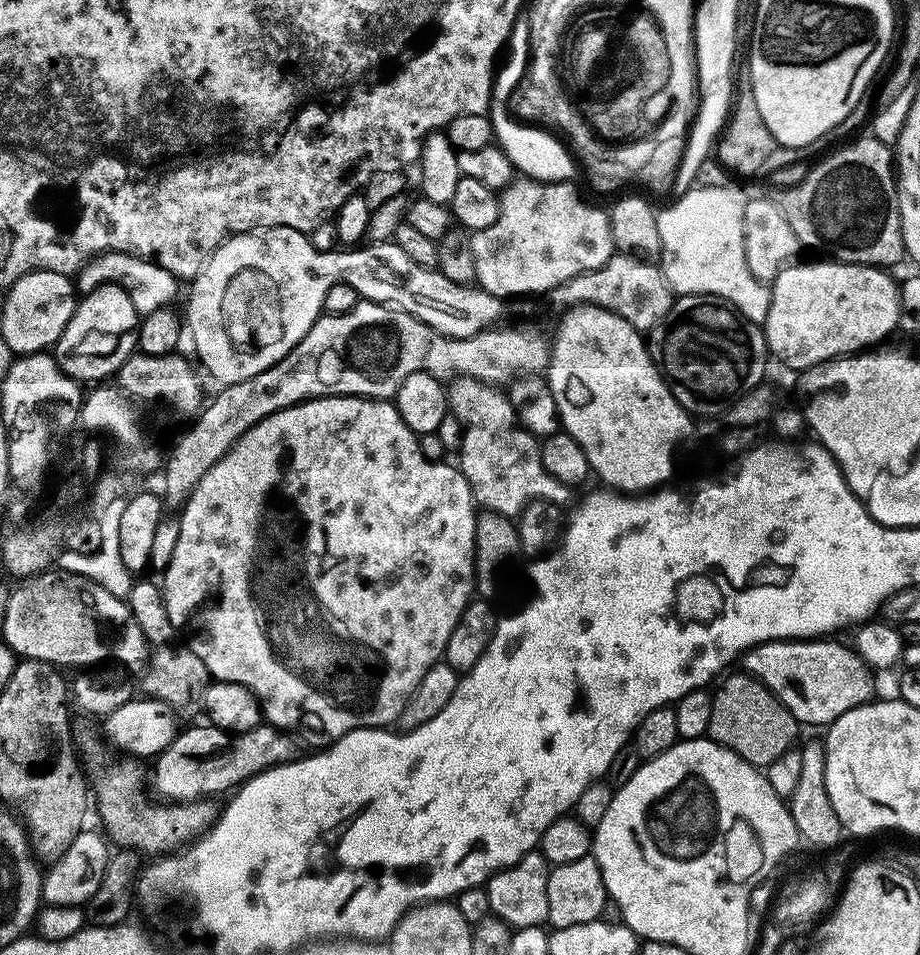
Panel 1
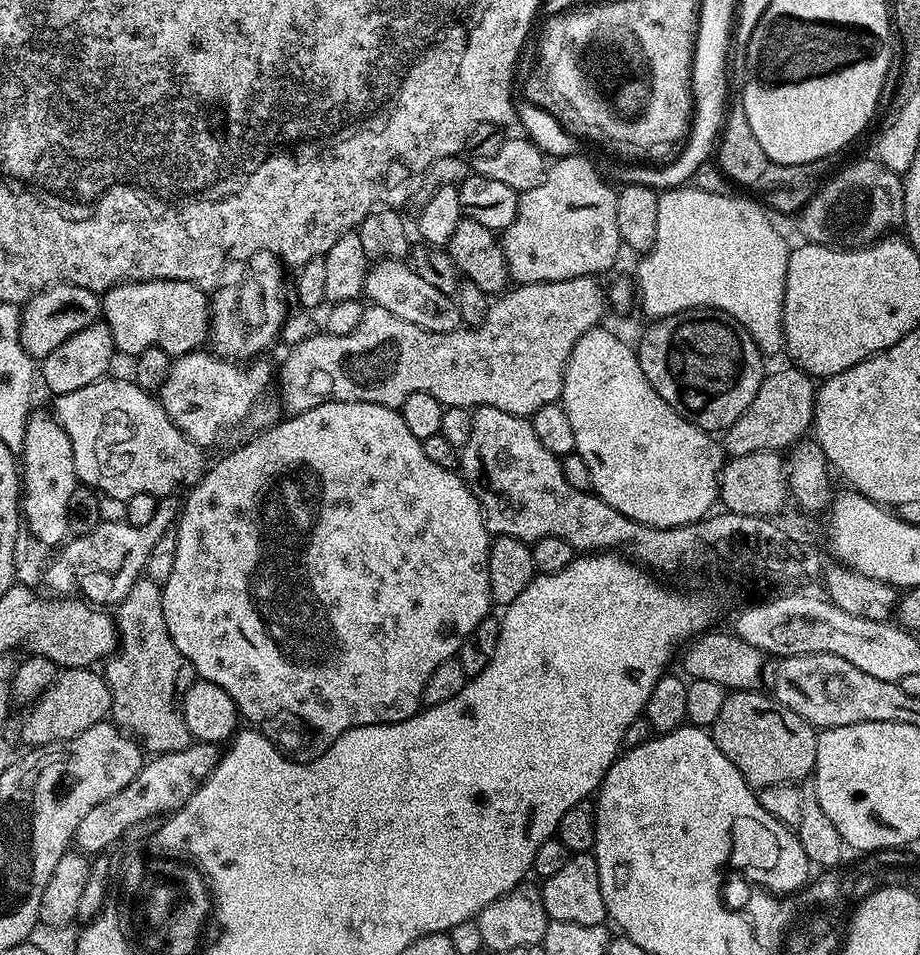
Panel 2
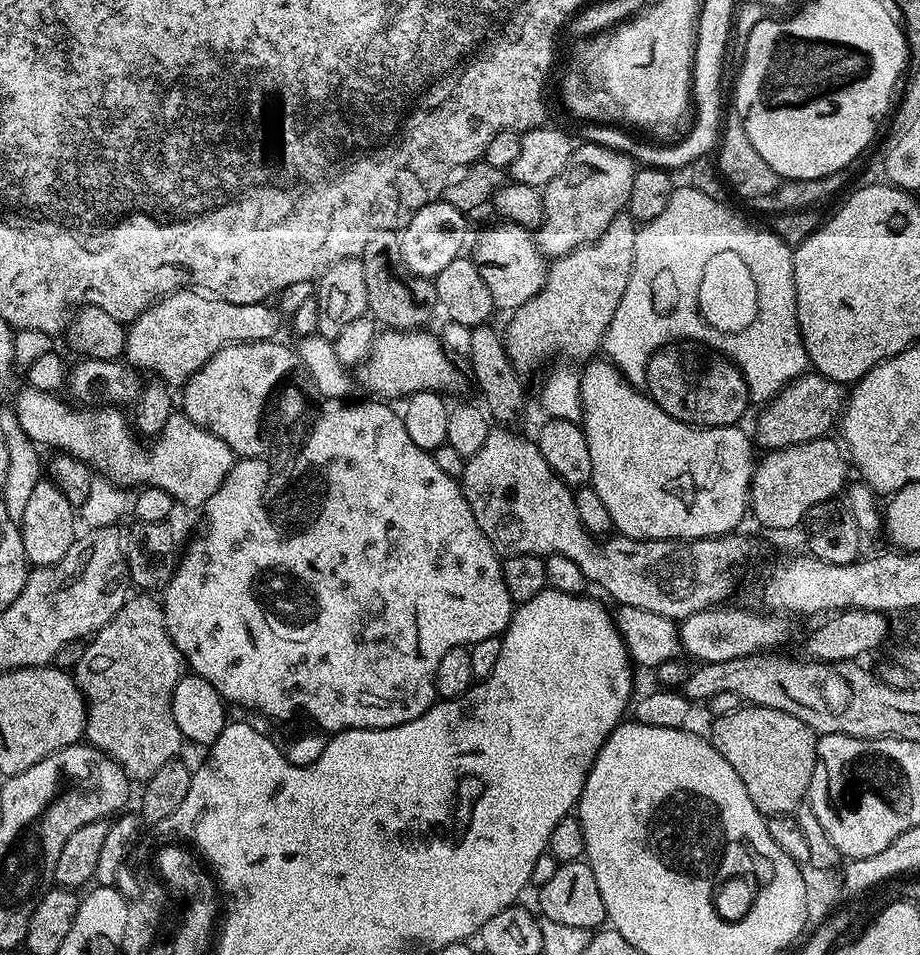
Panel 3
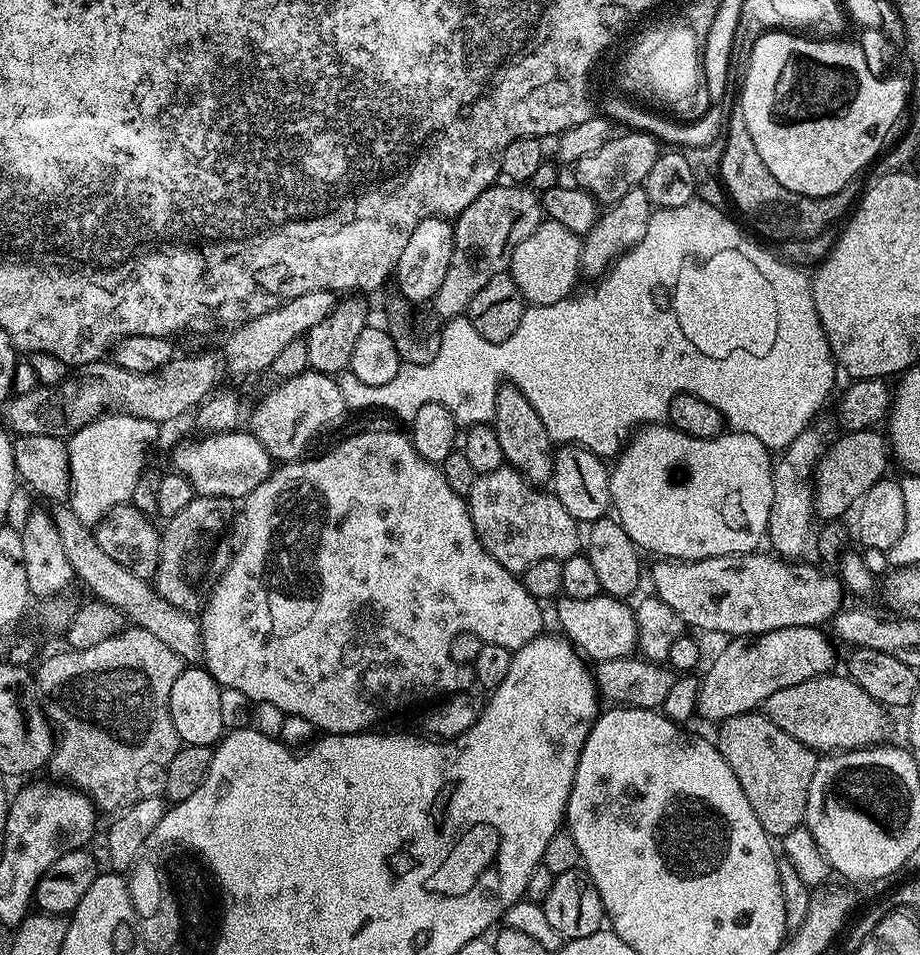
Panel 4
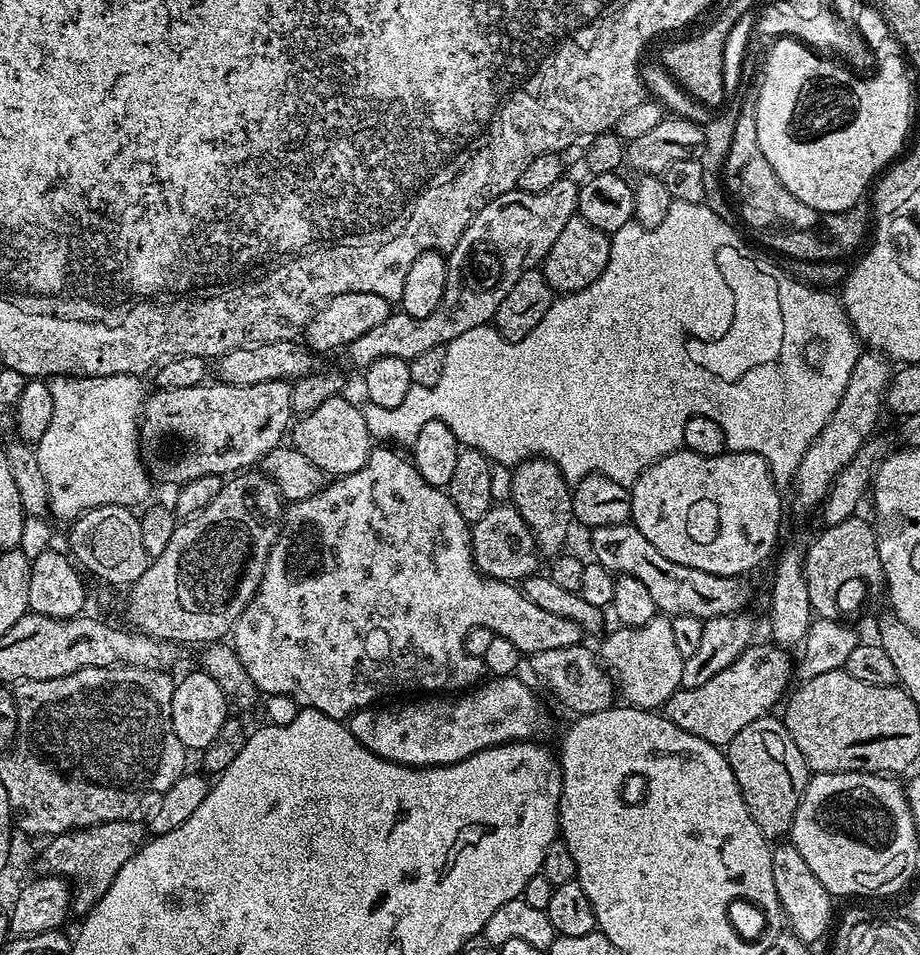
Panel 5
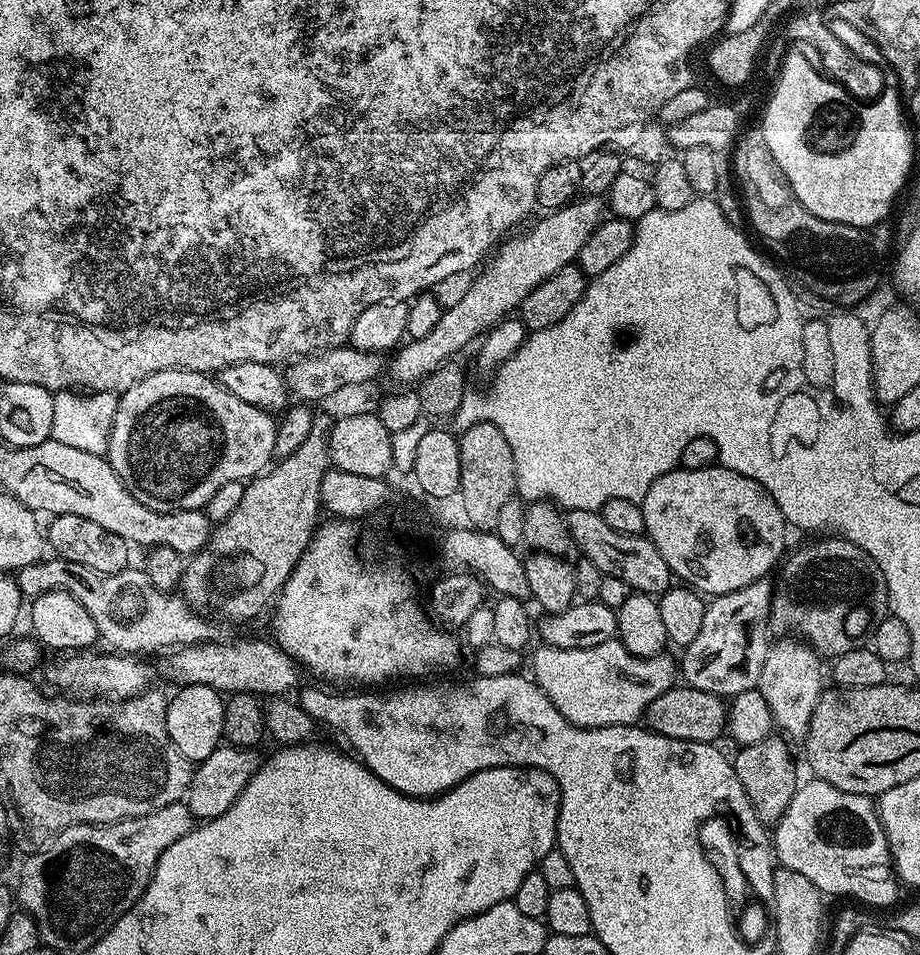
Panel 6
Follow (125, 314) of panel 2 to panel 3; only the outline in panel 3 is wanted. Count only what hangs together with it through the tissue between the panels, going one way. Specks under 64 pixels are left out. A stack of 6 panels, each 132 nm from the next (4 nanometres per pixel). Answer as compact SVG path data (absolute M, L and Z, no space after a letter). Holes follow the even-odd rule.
M181 290L162 296L149 308L140 313L127 325L124 333L124 356L133 369L149 368L152 372L161 372L169 385L179 385L195 374L225 344L246 344L253 341L271 340L277 335L276 327L280 324L281 313L267 303L231 304L200 290Z

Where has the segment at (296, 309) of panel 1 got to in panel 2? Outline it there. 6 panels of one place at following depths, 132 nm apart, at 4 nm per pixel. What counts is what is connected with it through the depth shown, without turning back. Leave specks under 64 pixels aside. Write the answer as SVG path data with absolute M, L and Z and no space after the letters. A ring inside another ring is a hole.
M260 254L251 261L251 264L252 273L250 273L249 276L245 278L245 280L240 280L237 282L237 284L228 284L225 286L225 288L217 287L215 289L215 291L217 290L216 296L214 292L214 295L211 297L210 300L210 344L213 344L213 346L211 345L211 347L214 349L215 355L222 356L237 362L248 362L251 361L253 358L259 357L261 354L267 353L264 351L266 351L267 348L275 342L276 336L278 340L278 337L281 335L282 329L285 327L286 321L289 319L290 316L290 311L288 312L288 300L290 304L290 296L289 293L288 296L286 293L284 293L283 270L285 271L285 269L282 267L281 261L271 254ZM400 258L375 261L369 267L363 295L369 296L373 305L390 310L390 314L398 314L398 318L406 318L406 322L414 322L431 332L454 332L462 324L457 301L430 286L430 282L418 275L411 263Z

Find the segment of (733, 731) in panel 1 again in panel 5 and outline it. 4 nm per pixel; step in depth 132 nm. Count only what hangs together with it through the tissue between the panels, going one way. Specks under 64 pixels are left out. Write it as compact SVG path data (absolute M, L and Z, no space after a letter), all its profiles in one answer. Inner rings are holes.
M765 714L762 718L750 722L750 726L742 726L742 730L738 730L738 734L734 734L734 738L726 746L728 765L730 770L734 770L734 778L738 782L742 798L758 830L762 830L762 834L772 842L779 841L791 833L794 814L802 802L810 779L810 769L802 750L794 746L794 738L790 738L790 734L785 730L783 719L776 717L775 720L774 717L775 715Z

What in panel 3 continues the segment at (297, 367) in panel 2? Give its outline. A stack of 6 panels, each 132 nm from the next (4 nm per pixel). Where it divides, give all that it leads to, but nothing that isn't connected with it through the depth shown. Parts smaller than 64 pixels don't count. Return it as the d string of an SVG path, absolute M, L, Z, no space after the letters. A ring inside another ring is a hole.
M621 214L599 240L551 265L543 290L511 313L508 333L502 336L504 348L518 373L525 374L555 356L584 362L595 348L601 347L618 302L626 294L626 282L630 282L637 231L632 217ZM384 330L377 335L372 348L368 351L368 358L359 369L360 380L368 392L373 392L373 397L383 398L388 402L396 402L401 398L413 396L416 392L439 392L449 394L460 384L460 372L452 365L452 360L447 356L445 345L439 335L431 336L425 330Z

